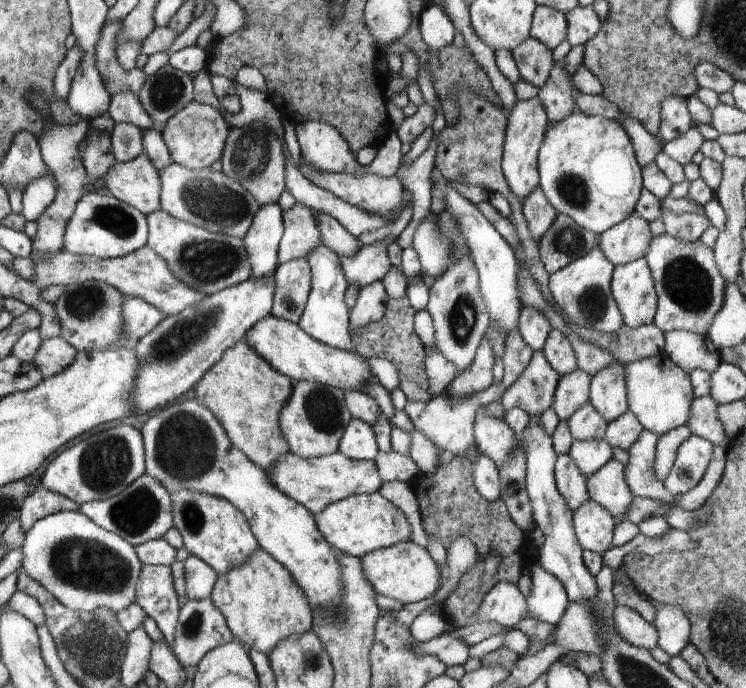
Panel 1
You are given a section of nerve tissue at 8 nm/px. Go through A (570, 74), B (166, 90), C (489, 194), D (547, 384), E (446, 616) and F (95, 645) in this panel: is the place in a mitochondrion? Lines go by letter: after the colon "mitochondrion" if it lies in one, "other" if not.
A: other
B: mitochondrion
C: other
D: other
E: other
F: mitochondrion

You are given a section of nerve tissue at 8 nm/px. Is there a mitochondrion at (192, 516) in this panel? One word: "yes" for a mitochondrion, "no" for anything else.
yes

